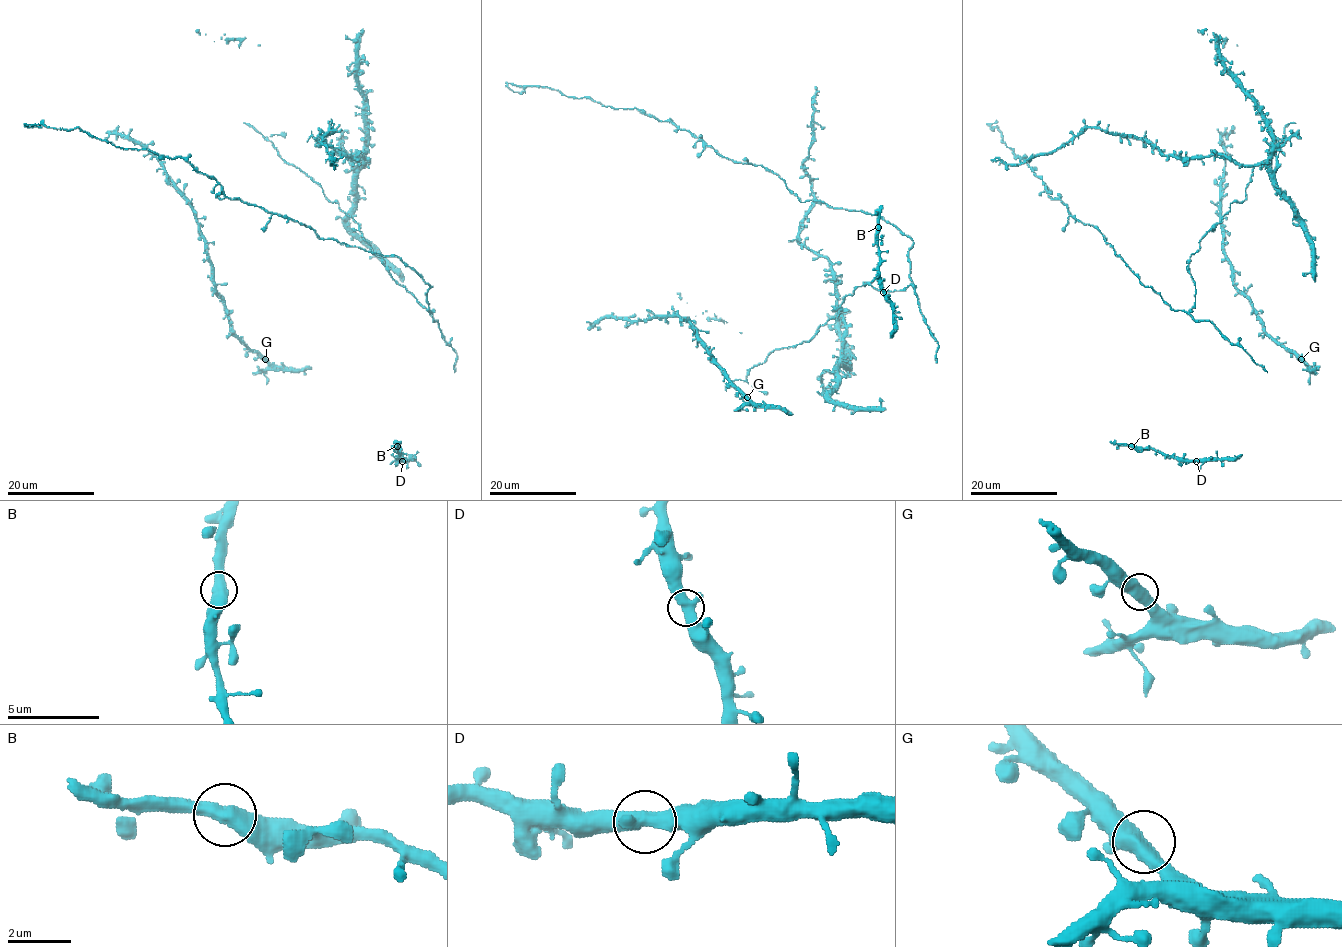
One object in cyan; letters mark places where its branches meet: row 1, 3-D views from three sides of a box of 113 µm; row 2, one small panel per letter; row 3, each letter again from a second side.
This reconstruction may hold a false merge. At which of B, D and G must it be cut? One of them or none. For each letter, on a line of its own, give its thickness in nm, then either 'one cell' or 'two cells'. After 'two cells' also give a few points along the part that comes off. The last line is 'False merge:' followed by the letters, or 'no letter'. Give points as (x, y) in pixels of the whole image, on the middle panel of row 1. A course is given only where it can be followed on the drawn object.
B: 550 nm | one cell
D: 550 nm | one cell
G: 550 nm | one cell
False merge: no letter

